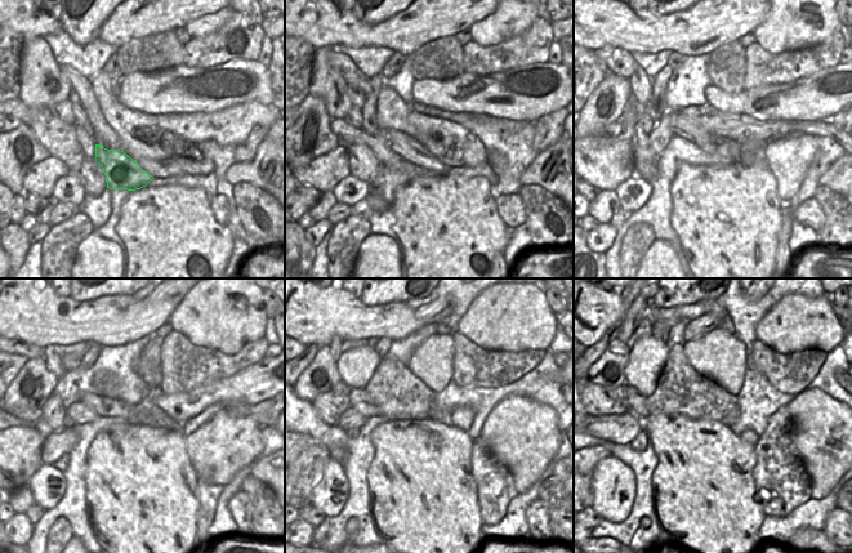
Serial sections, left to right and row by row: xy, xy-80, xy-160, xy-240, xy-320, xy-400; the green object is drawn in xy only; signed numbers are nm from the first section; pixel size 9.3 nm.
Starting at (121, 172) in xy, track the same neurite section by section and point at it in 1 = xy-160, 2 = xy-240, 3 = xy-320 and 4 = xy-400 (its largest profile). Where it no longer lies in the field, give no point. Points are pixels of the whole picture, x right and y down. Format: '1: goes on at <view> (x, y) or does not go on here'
1: goes on at xy-160 (612, 130)
2: goes on at xy-240 (22, 423)
3: does not go on here
4: does not go on here

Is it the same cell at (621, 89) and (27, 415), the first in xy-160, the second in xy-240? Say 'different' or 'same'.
different

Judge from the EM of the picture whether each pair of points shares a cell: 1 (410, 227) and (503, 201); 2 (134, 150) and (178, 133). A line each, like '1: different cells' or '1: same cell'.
1: different cells
2: same cell

